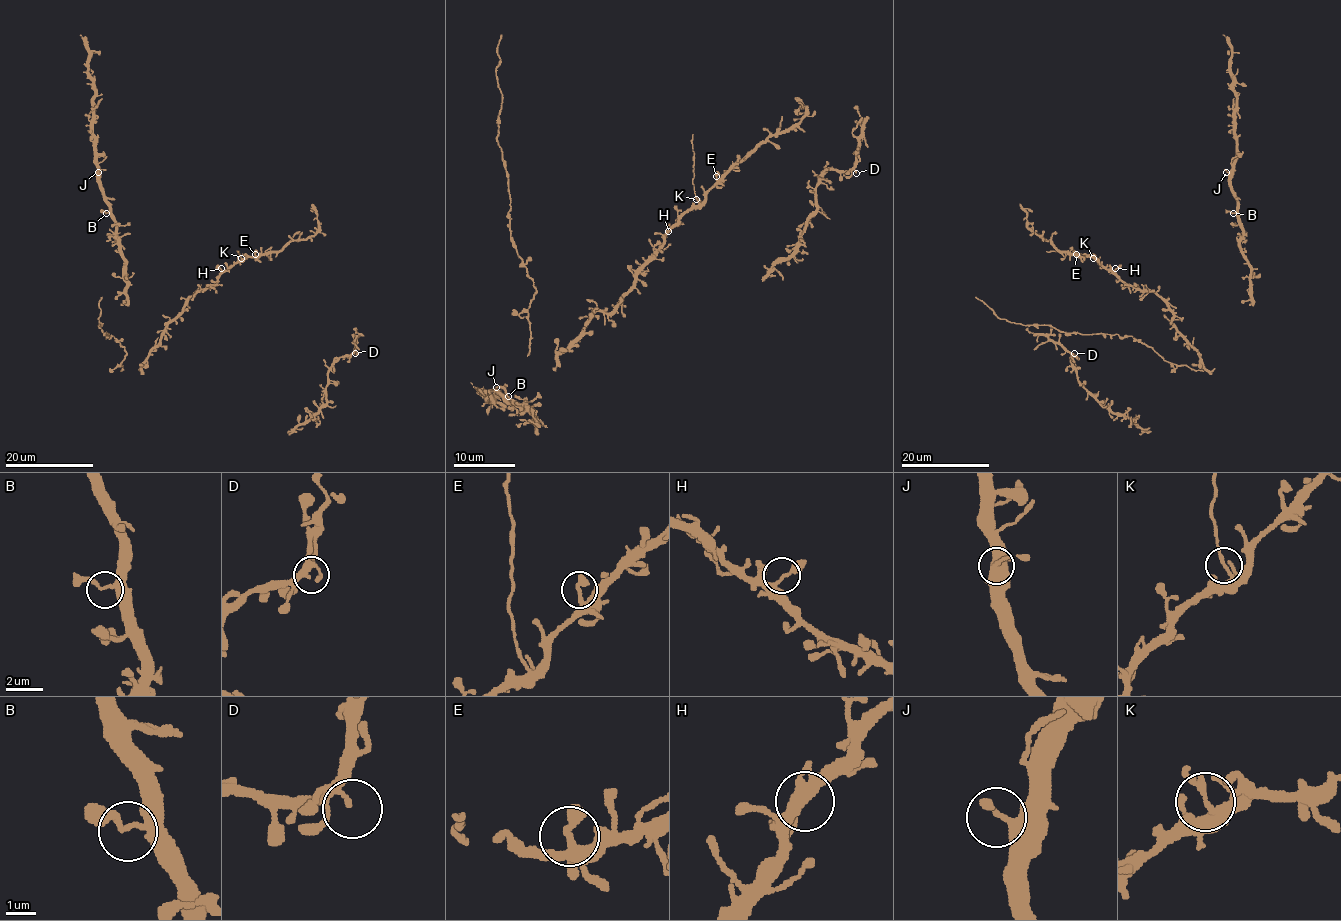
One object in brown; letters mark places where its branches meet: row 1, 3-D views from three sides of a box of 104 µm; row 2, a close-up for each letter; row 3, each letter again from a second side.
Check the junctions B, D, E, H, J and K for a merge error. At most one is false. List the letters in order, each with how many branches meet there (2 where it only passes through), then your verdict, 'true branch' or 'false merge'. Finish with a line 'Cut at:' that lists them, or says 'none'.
B: 2 branches meet; true branch
D: 2 branches meet; true branch
E: 2 branches meet; true branch
H: 2 branches meet; true branch
J: 2 branches meet; true branch
K: 2 branches meet; false merge
Cut at: K

